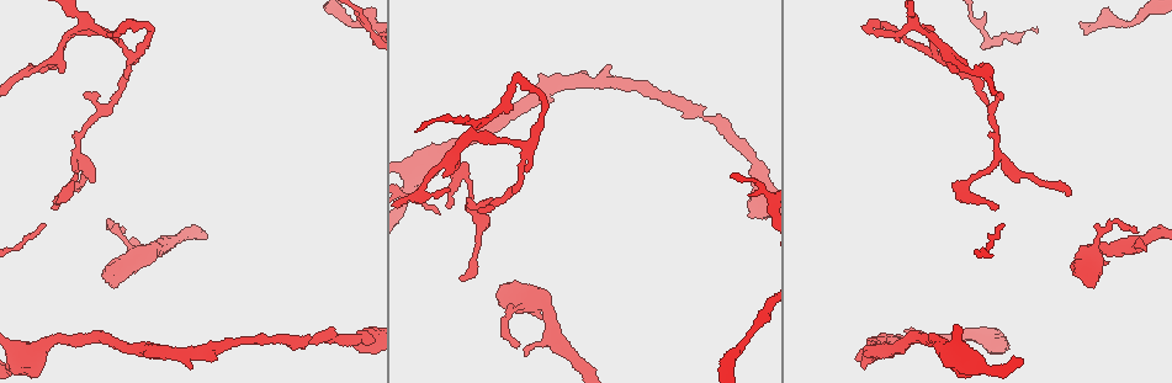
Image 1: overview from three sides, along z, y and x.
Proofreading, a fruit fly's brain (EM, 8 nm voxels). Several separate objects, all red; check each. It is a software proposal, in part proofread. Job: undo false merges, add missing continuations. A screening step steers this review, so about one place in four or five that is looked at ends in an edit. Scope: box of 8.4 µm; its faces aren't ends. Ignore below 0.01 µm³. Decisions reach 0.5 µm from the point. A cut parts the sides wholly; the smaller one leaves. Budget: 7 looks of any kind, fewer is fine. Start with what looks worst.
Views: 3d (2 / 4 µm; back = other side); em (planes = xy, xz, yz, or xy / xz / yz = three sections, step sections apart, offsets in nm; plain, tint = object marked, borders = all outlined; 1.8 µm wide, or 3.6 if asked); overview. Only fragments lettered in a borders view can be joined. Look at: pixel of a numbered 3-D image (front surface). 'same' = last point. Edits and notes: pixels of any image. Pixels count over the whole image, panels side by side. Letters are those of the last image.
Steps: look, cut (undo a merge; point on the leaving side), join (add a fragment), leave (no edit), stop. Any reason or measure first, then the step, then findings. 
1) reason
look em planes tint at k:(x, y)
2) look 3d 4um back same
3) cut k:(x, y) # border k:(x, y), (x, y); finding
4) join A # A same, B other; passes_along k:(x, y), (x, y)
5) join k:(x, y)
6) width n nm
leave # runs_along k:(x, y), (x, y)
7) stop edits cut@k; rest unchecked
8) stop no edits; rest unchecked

stops while still wide
look em planes borders at 1:(106, 270)

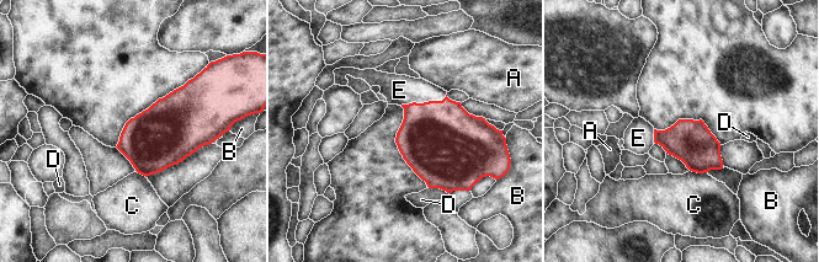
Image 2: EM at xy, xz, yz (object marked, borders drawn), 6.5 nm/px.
longest_contact E 320 nm
join E # A other, B other, C other, D other, E same; passes_along 2:(437, 138), (424, 102), (399, 90); it goes on there

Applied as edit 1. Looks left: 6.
free end
look em xy step 16 borders at 1:(748, 214)

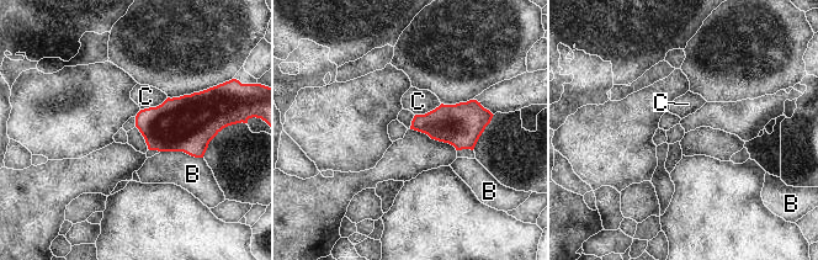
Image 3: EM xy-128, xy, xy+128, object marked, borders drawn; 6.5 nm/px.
width 160 nm
leave # B other, C other; border 3:(168, 97), (155, 106), (141, 110); none of them fits

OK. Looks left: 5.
stop edits join@2; rest unchecked

